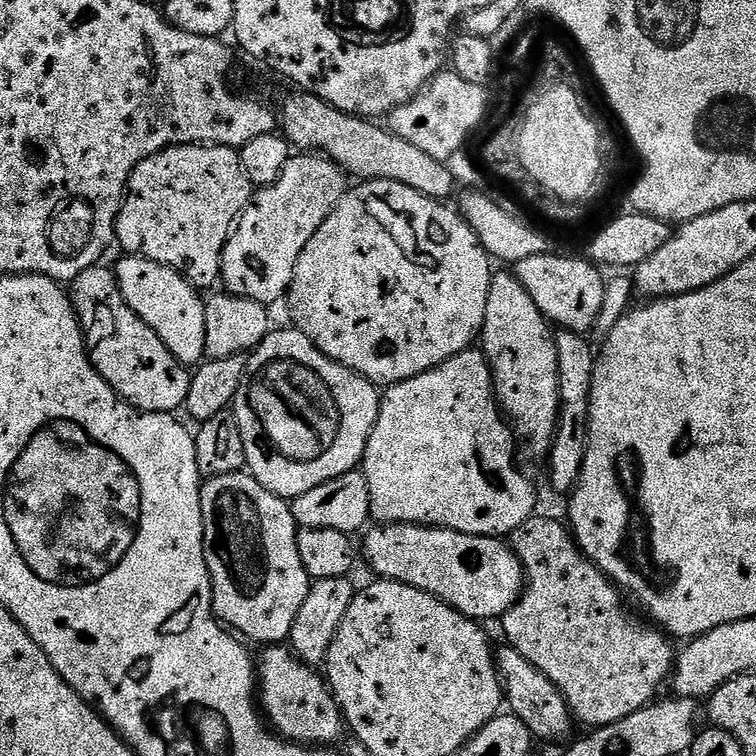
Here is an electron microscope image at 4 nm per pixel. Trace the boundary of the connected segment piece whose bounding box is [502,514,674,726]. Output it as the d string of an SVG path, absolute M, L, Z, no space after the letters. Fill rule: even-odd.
M534 514L526 522L522 522L522 526L518 526L518 530L514 530L510 537L510 547L515 556L520 560L520 565L524 568L525 586L521 592L519 600L516 604L502 617L502 625L504 624L504 636L507 643L514 650L518 650L518 654L522 654L522 658L526 658L526 662L530 662L544 674L563 694L564 700L568 704L568 709L572 711L573 717L577 721L580 720L587 726L599 726L601 724L613 724L622 718L626 718L630 714L634 714L638 710L647 708L649 704L657 699L660 687L665 687L666 681L671 677L674 667L674 648L672 652L673 641L659 627L653 626L651 623L643 624L640 620L635 620L630 613L624 609L624 604L620 601L621 593L615 584L605 576L600 568L596 567L587 556L581 552L576 545L576 538L572 535L569 525L556 520L551 520L548 516L540 516Z

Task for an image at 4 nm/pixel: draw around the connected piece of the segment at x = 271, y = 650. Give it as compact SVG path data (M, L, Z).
M268 646L263 652L264 661L258 664L258 704L271 731L294 744L335 745L346 725L325 677L315 667L300 663L287 647Z

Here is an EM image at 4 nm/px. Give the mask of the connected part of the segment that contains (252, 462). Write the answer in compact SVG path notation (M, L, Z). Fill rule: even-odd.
M294 326L287 327L280 328L277 332L276 329L269 331L265 340L248 356L248 365L244 371L242 386L238 386L238 394L234 401L234 415L238 422L238 430L242 434L244 462L247 471L263 488L270 490L275 496L282 496L291 502L296 497L314 490L314 486L322 486L322 482L330 482L330 478L338 478L347 472L357 471L358 465L363 461L368 439L380 413L381 393L378 391L377 385L365 376L350 371L346 366L342 366L326 354L322 354L322 350L318 350L318 346L314 346L314 342L310 342L310 338L306 338L306 334L302 334Z

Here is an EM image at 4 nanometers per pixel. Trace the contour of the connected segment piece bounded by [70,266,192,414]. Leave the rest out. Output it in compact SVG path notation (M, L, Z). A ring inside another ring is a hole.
M97 266L82 270L76 280L71 281L70 295L80 328L84 332L84 342L92 365L105 382L115 390L121 400L139 408L141 412L175 413L175 408L183 409L188 403L188 391L192 385L192 372L170 354L170 350L130 310L125 302L115 271L111 267Z

